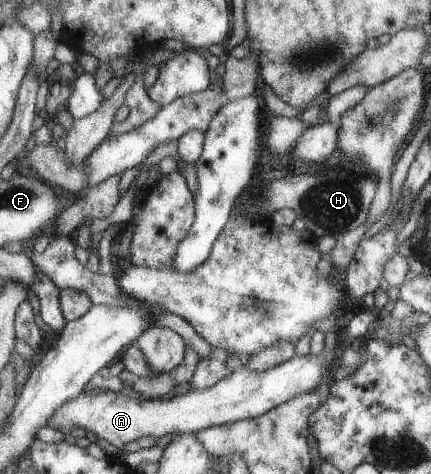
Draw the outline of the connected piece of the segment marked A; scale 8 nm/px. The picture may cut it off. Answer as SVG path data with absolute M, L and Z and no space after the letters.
M310 351L302 357L295 356L269 370L241 368L207 390L190 389L184 394L175 394L173 398L165 400L133 398L129 396L128 390L116 393L105 390L95 395L81 392L79 396L75 396L75 400L67 400L67 404L61 404L61 408L53 414L47 426L63 434L72 433L75 428L82 428L109 440L117 448L123 448L129 442L145 436L161 438L175 432L196 433L207 428L261 416L303 392L316 390L325 372L329 372L329 366L325 366L325 356Z

